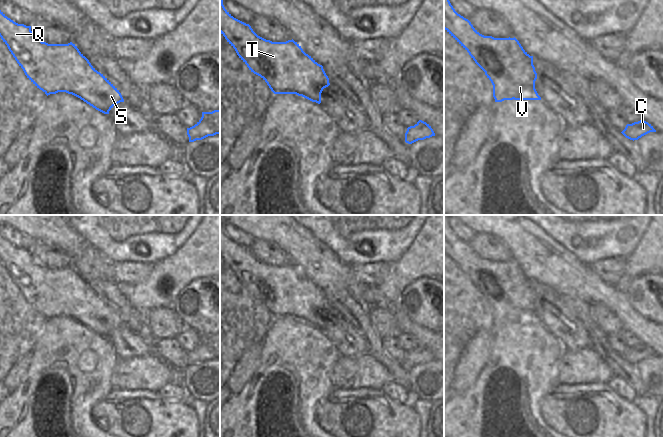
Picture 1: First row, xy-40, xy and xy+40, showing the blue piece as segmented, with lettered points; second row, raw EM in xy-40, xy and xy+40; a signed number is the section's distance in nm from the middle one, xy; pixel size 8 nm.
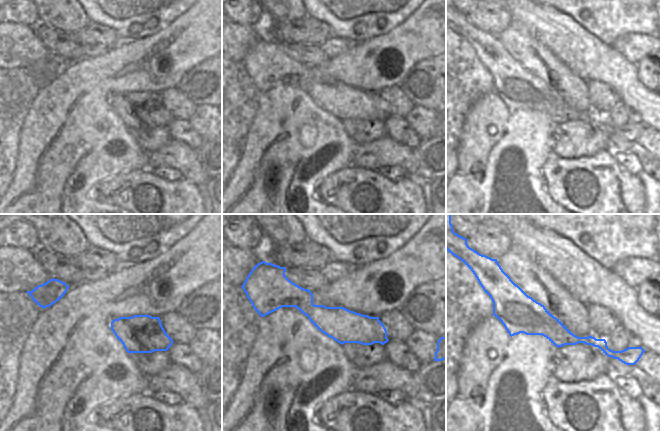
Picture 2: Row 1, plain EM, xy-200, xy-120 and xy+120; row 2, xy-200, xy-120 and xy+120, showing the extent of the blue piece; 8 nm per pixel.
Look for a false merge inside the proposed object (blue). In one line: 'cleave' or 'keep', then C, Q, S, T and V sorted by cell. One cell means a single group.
cleave; C / Q S T V

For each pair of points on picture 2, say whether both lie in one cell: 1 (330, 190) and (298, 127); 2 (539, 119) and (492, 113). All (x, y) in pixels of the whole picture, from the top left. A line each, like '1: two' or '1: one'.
1: two
2: two

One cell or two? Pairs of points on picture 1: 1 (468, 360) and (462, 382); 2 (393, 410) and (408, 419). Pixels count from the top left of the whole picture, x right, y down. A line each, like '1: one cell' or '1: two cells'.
1: one cell
2: one cell

